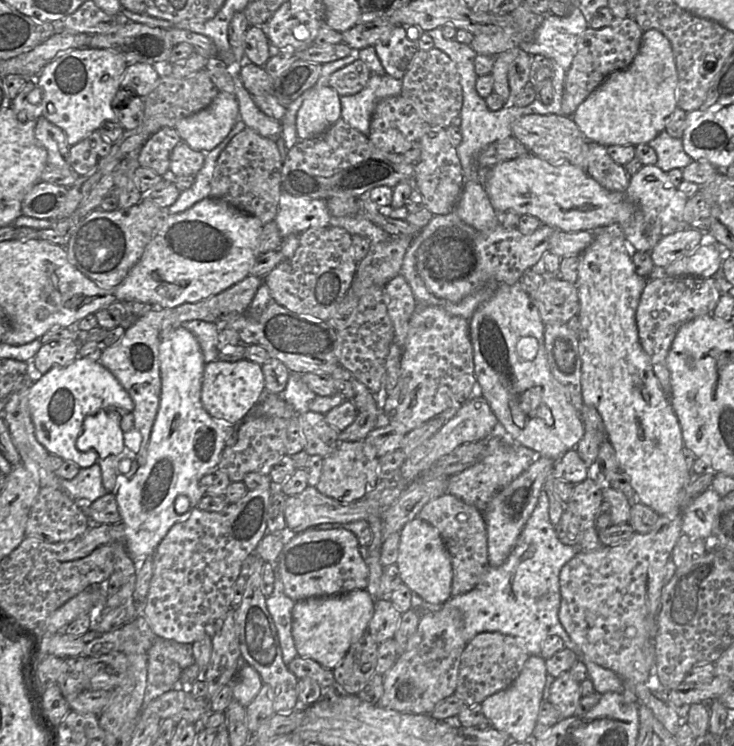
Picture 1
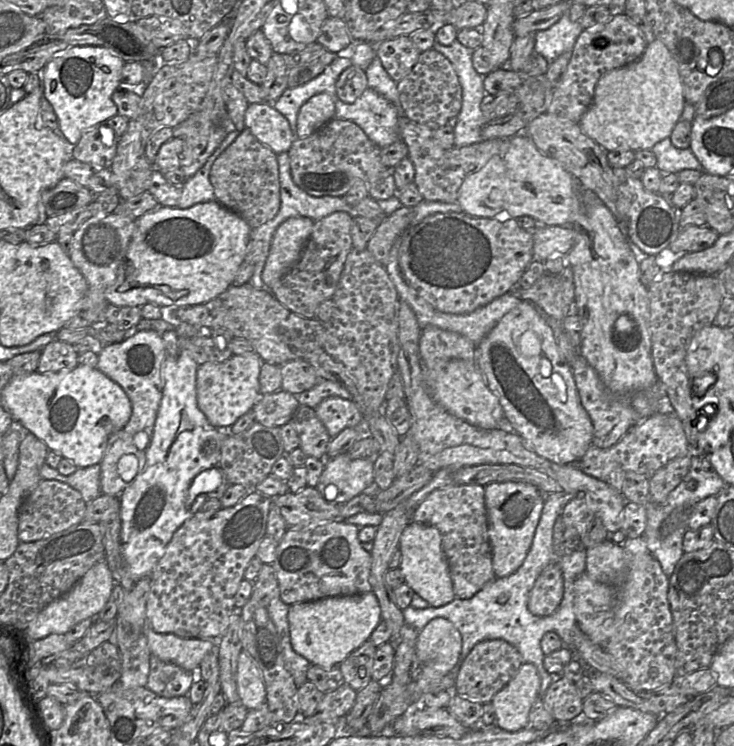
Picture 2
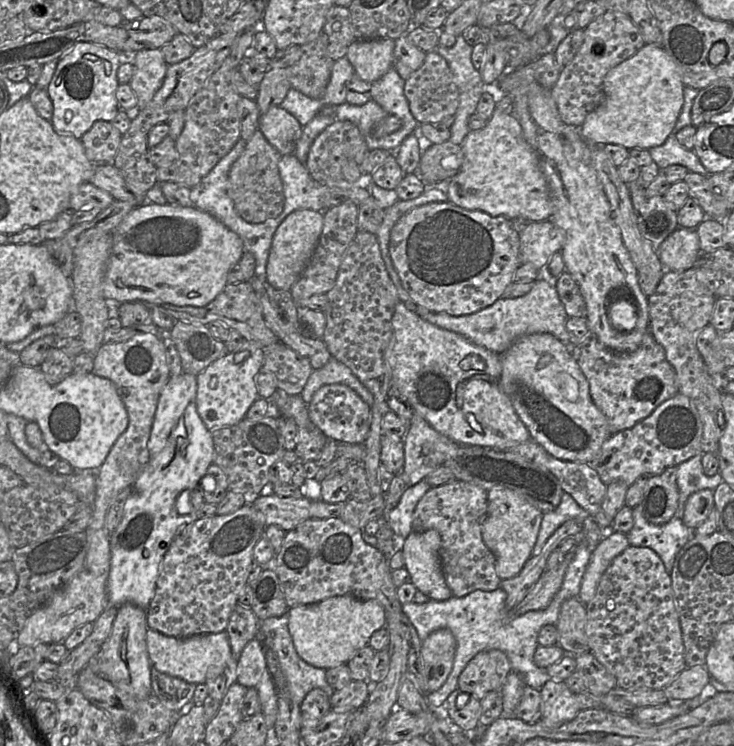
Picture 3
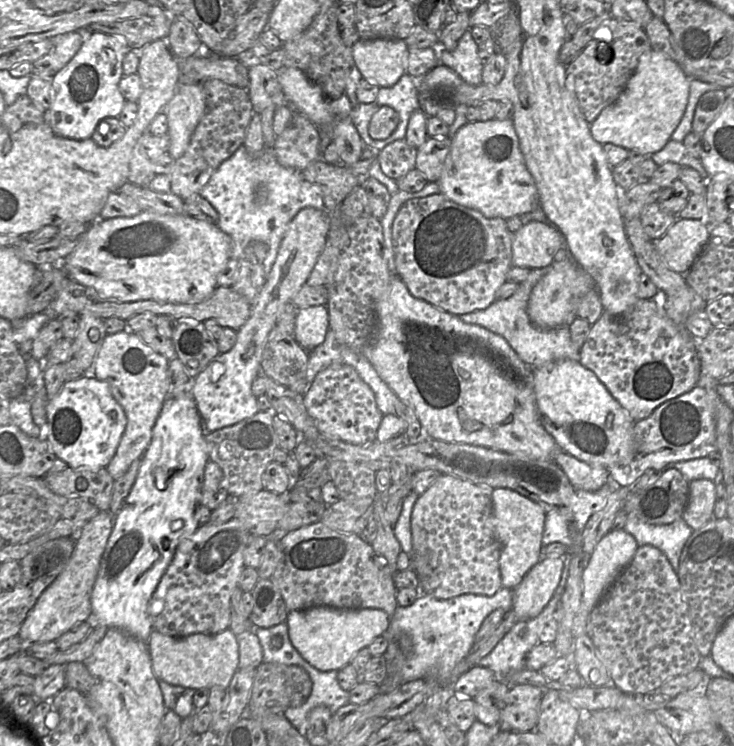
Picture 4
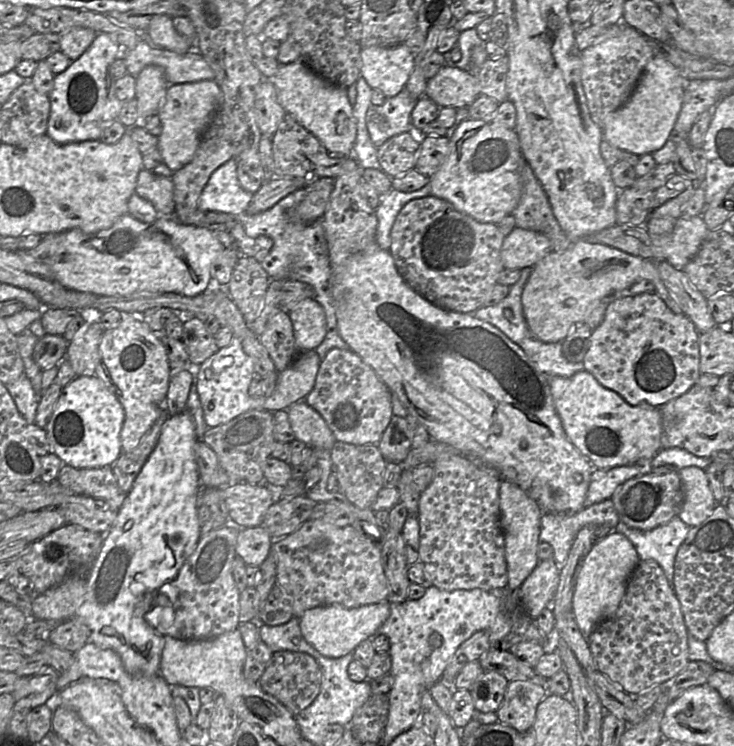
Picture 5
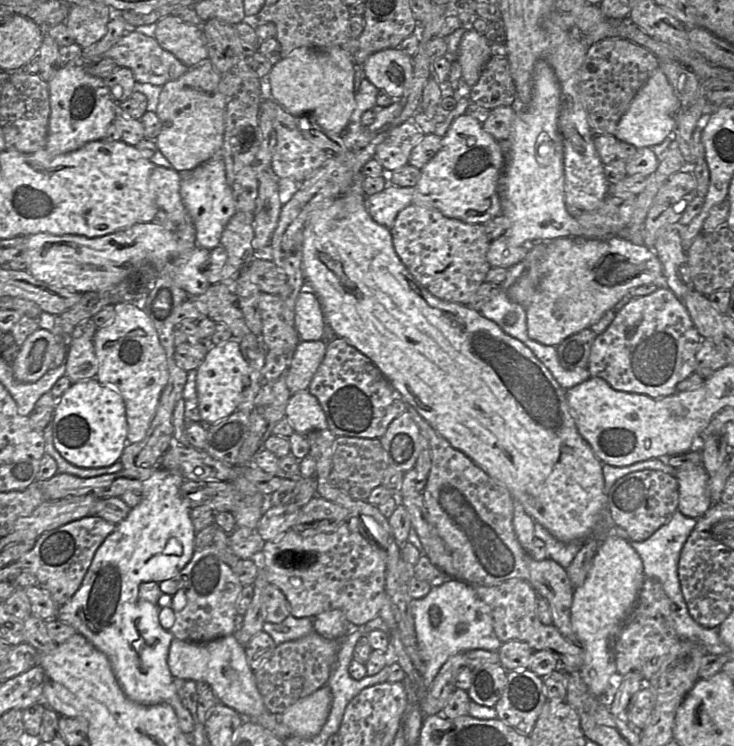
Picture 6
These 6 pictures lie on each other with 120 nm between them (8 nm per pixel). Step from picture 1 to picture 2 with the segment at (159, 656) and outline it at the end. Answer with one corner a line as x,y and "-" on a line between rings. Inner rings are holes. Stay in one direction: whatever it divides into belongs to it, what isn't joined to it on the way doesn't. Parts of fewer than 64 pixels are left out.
150,655
150,670
146,686
161,697
173,698
188,695
196,677
196,672
187,671

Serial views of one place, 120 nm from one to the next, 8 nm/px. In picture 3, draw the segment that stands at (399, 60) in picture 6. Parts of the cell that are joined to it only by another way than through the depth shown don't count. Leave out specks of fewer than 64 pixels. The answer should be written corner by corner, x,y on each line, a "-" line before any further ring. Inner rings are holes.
354,40
346,56
355,73
372,84
380,79
393,65
395,40

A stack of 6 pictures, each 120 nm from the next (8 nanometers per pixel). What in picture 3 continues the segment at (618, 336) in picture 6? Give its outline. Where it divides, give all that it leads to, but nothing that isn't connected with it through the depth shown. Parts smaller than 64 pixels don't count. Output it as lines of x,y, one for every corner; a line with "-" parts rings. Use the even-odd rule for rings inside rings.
650,330
644,334
639,347
632,352
612,351
588,331
582,342
571,346
571,354
589,383
589,392
594,404
607,419
611,435
633,427
648,417
659,404
678,393
674,368
668,362
664,348
655,340

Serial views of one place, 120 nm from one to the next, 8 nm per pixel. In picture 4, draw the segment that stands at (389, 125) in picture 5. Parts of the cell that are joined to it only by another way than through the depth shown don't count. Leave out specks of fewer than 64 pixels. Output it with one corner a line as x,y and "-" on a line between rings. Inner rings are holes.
404,74
398,82
390,88
379,88
377,98
371,104
357,104
353,109
377,112
381,107
392,108
398,115
398,125
395,131
387,138
388,145
405,138
411,115
419,109
417,80

